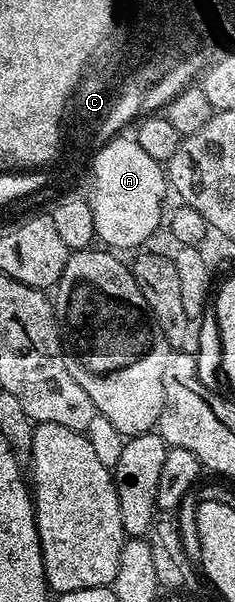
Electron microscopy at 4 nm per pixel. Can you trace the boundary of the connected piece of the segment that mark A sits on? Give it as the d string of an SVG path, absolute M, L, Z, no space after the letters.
M116 136L98 148L93 154L87 170L87 185L84 188L91 196L85 200L93 214L96 239L108 249L122 252L127 248L138 249L159 226L163 212L163 200L169 192L169 181L162 163L155 160L141 148L134 137Z

